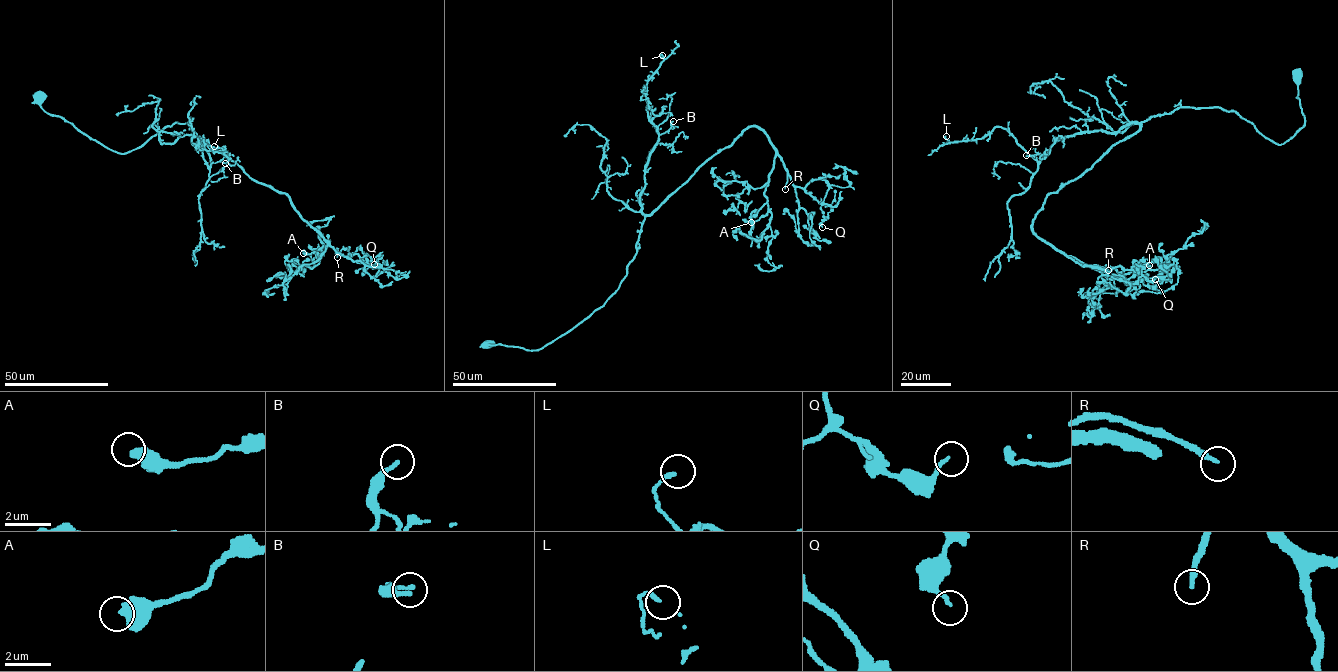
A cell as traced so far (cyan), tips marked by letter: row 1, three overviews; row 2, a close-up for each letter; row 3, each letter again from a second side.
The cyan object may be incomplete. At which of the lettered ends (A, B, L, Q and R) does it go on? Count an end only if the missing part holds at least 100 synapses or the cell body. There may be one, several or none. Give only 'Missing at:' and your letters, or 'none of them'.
Missing at: R

